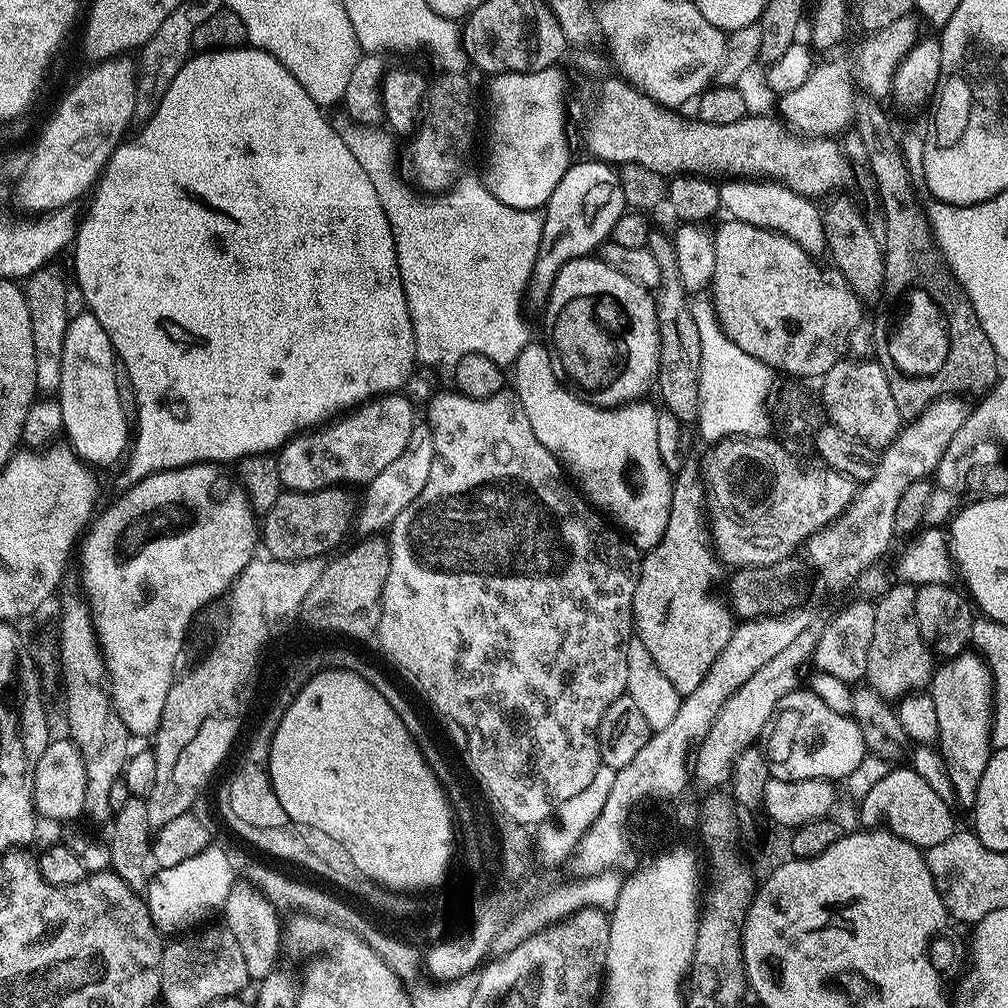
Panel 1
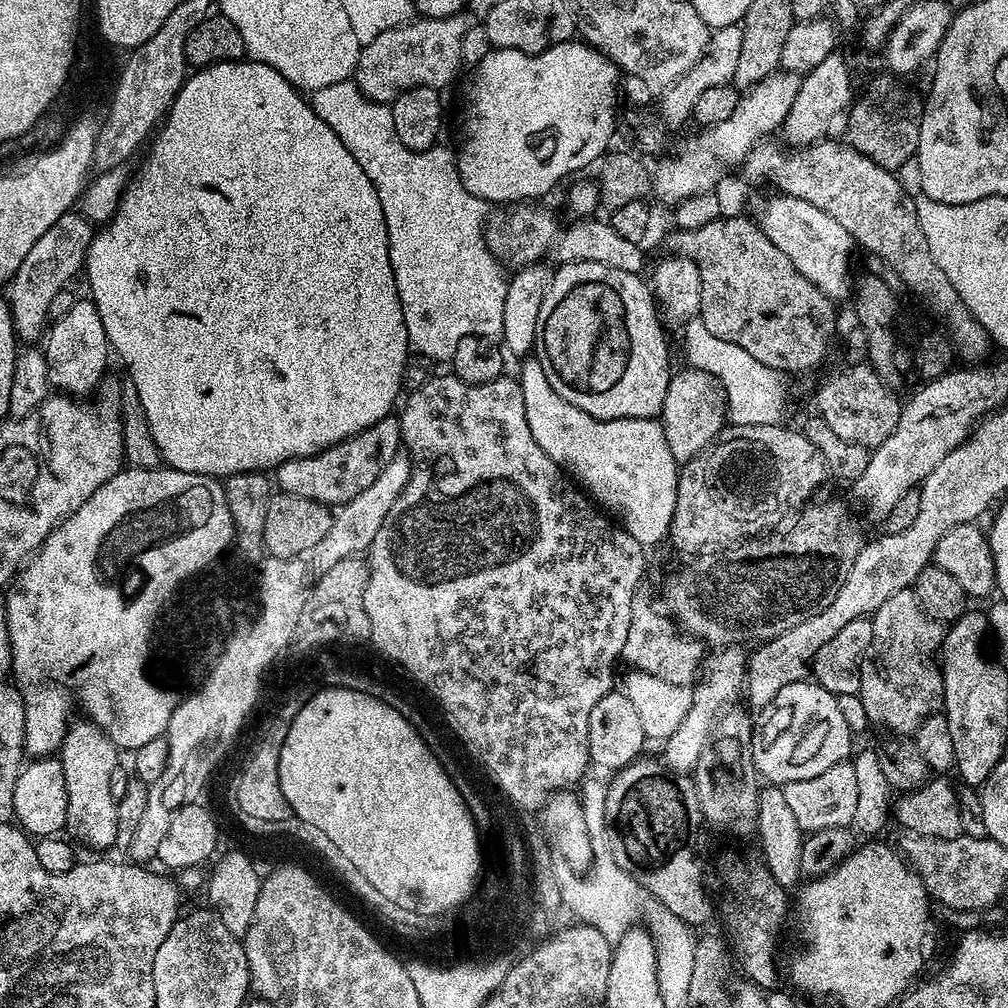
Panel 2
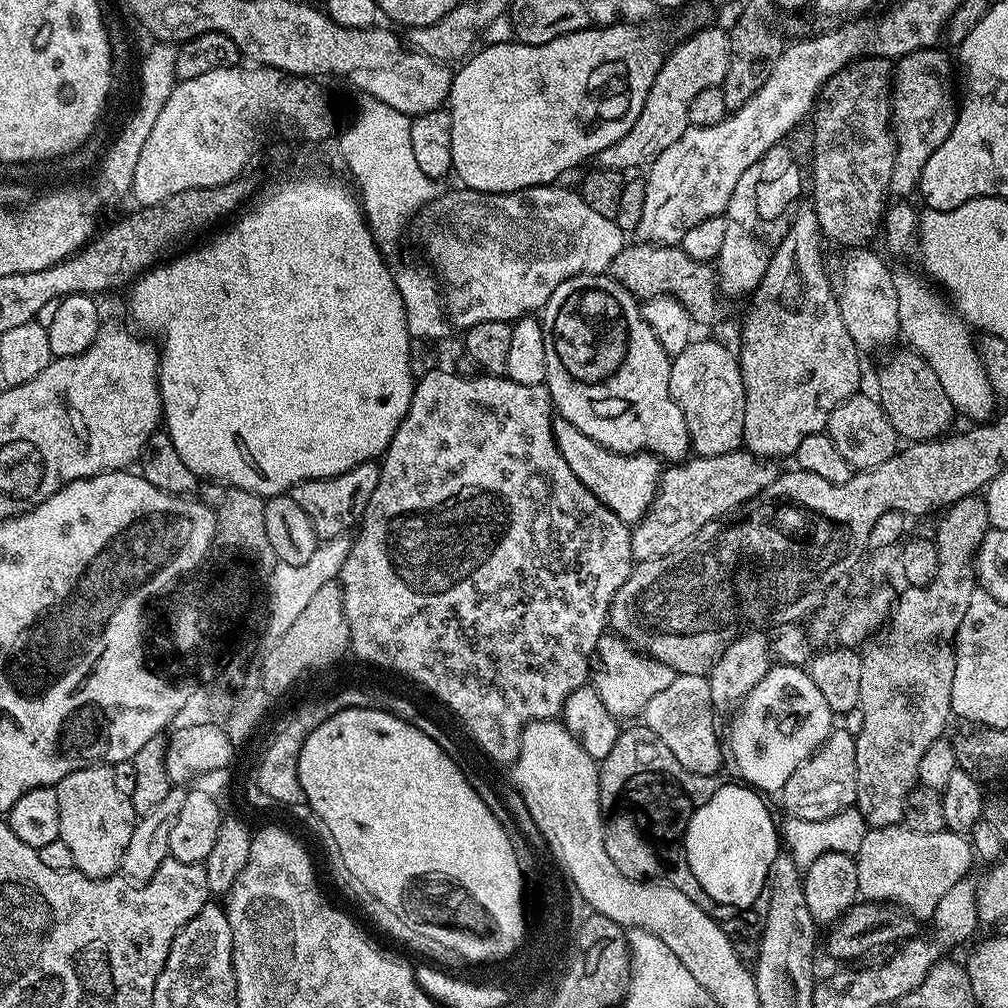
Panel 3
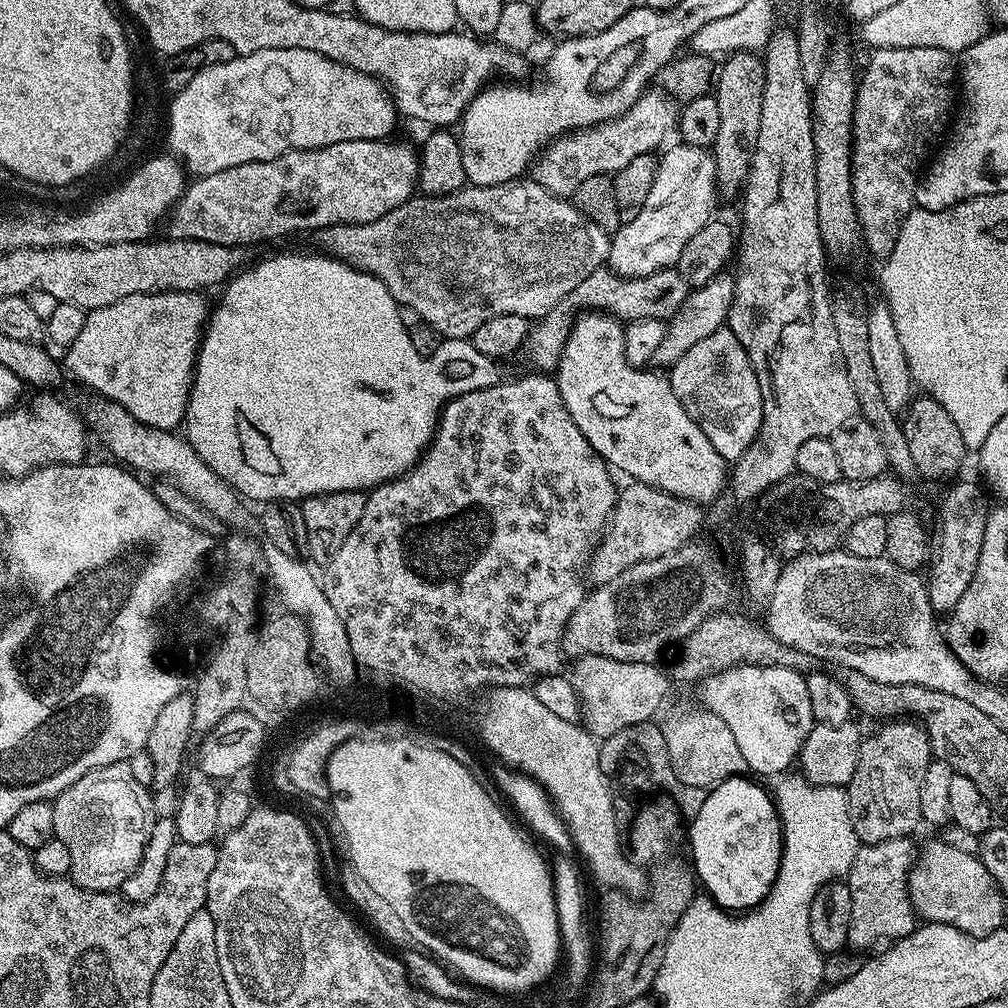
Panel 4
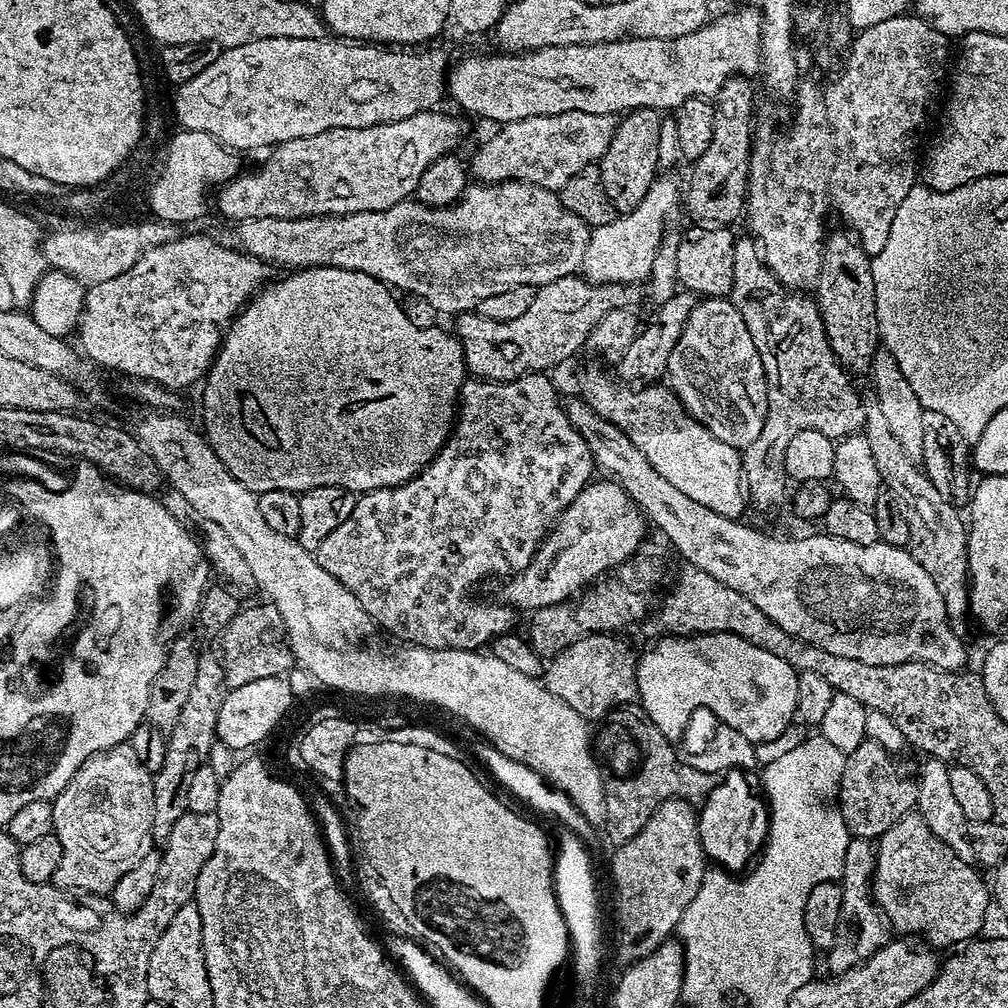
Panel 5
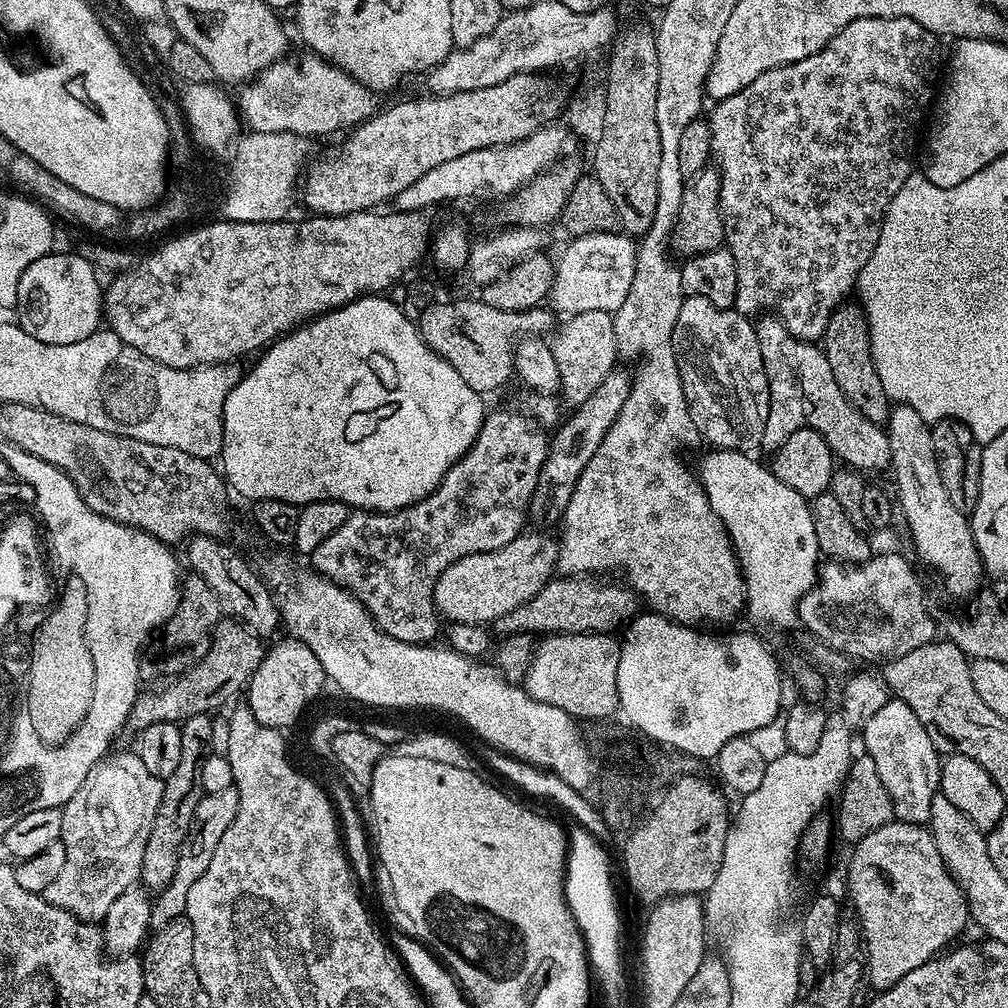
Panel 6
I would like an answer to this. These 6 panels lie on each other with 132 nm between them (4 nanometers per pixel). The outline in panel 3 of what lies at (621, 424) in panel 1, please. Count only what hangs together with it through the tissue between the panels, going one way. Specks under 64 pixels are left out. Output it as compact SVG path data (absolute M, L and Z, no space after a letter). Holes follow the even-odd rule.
M559 418L552 421L552 433L562 458L566 458L566 466L574 470L578 479L624 524L639 524L652 505L661 483L661 461L651 454L611 452L609 448L594 442L594 438L586 438L586 434L582 434L582 430L578 430L570 422Z

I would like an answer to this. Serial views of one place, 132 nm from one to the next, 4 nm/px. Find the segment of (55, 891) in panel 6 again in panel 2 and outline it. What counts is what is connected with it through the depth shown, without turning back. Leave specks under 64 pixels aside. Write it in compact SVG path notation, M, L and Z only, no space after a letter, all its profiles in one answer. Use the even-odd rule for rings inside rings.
M87 718L69 723L64 742L58 749L62 774L66 778L66 828L73 841L81 840L88 848L108 848L116 844L118 834L118 797L110 794L110 778L118 767L118 749L99 728Z

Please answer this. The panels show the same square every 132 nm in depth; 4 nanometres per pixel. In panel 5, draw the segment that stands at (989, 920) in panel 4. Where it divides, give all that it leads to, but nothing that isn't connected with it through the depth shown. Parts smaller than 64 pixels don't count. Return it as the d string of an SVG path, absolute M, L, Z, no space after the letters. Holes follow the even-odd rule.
M919 814L903 816L898 822L894 822L894 826L890 826L890 830L886 830L886 834L879 836L874 848L874 867L870 885L874 904L890 925L891 931L893 928L896 934L903 934L908 938L921 936L925 945L936 950L948 948L951 944L963 945L981 935L980 927L984 924L988 904L990 906L989 885L984 885L979 874L970 867L972 866L967 861L958 858L954 850L950 850L948 845L943 844L933 834L930 826L926 826Z

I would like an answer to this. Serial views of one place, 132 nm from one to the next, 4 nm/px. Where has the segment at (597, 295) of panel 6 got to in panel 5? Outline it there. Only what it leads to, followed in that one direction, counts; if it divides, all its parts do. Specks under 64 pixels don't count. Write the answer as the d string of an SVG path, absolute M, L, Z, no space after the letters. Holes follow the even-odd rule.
M657 178L646 198L633 212L623 213L606 226L591 229L586 252L579 266L584 280L591 284L637 284L647 281L654 266L654 254L664 237L668 215L676 208L676 184Z

